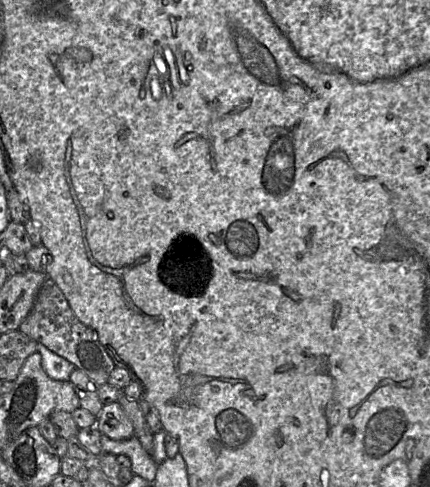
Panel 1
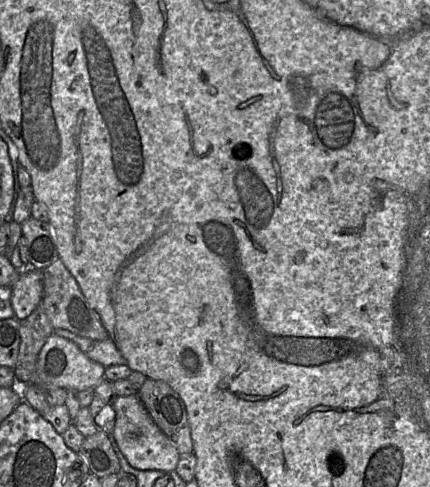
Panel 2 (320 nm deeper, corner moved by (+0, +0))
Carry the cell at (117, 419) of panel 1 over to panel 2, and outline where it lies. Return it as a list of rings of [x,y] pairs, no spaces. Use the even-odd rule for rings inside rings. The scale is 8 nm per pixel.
[[[138,395],[118,396],[112,407],[116,418],[111,435],[128,463],[138,470],[175,471],[181,454],[155,424]]]

